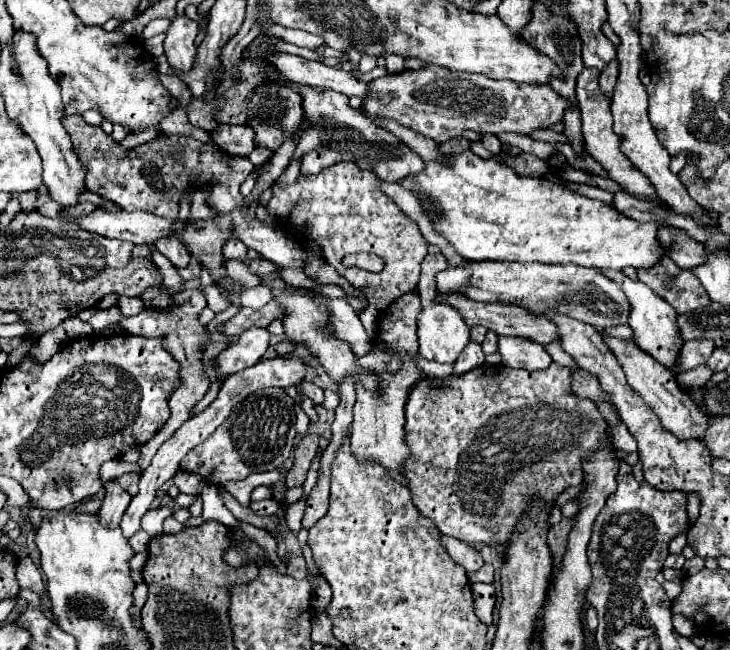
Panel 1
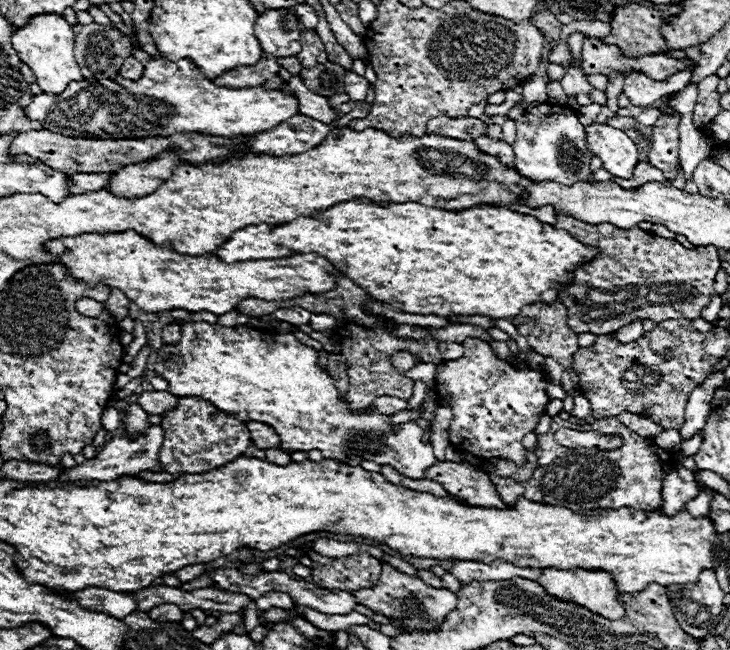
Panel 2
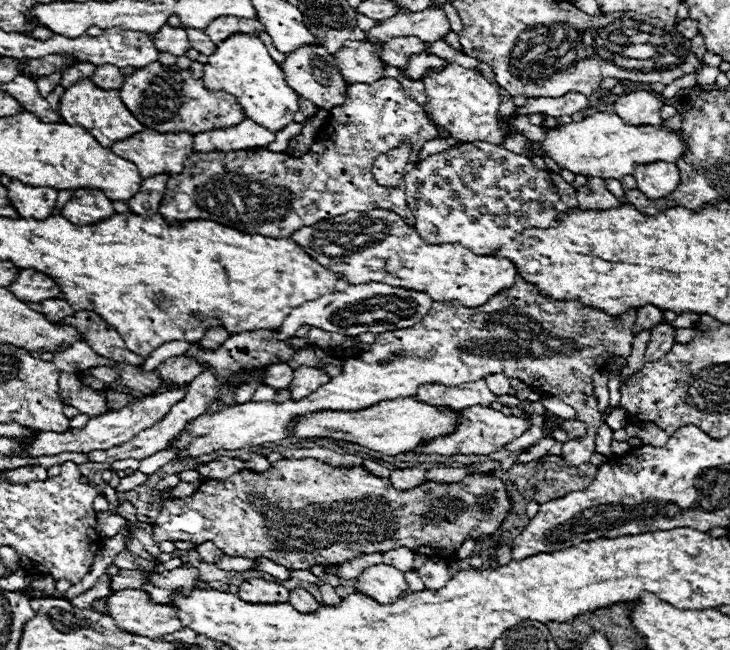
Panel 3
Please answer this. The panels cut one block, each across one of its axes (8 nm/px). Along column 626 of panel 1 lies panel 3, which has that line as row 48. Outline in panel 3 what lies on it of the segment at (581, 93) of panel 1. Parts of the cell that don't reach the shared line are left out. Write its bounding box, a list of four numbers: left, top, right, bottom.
[152,24,192,56]

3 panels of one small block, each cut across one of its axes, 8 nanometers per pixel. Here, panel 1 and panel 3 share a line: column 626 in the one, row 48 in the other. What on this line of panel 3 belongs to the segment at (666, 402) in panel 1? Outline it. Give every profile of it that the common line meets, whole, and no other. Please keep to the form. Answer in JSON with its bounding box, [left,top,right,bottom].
[334,40,384,84]

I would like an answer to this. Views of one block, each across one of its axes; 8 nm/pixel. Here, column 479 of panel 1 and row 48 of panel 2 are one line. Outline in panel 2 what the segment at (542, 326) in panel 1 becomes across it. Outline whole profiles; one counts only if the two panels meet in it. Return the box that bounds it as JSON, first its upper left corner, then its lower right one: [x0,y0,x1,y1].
[296,30,328,68]

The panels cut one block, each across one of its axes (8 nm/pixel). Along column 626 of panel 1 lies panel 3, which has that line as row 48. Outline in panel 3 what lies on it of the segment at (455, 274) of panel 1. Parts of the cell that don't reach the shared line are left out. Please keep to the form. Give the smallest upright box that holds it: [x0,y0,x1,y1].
[282,46,348,108]

